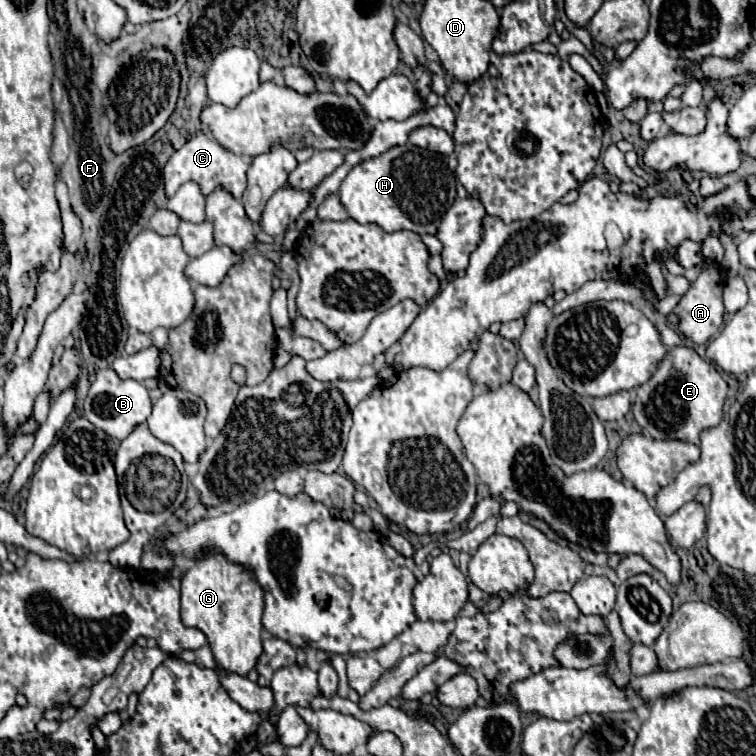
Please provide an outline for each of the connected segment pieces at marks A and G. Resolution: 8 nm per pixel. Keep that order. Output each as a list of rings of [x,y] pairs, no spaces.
[[[704,267],[700,277],[692,281],[692,287],[682,295],[682,301],[674,309],[674,313],[680,317],[678,331],[682,331],[682,335],[694,343],[708,343],[708,339],[714,337],[722,327],[722,317],[724,317],[722,281],[724,273],[720,267]]]
[[[212,553],[196,561],[182,577],[182,623],[200,629],[214,653],[216,665],[226,673],[248,677],[262,655],[264,595],[252,573]]]

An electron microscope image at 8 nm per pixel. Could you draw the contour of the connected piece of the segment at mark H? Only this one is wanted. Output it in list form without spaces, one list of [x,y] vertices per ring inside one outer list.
[[[410,143],[358,163],[340,185],[340,201],[348,215],[358,223],[376,223],[388,233],[408,229],[418,235],[434,235],[454,199],[454,157],[444,157]]]

